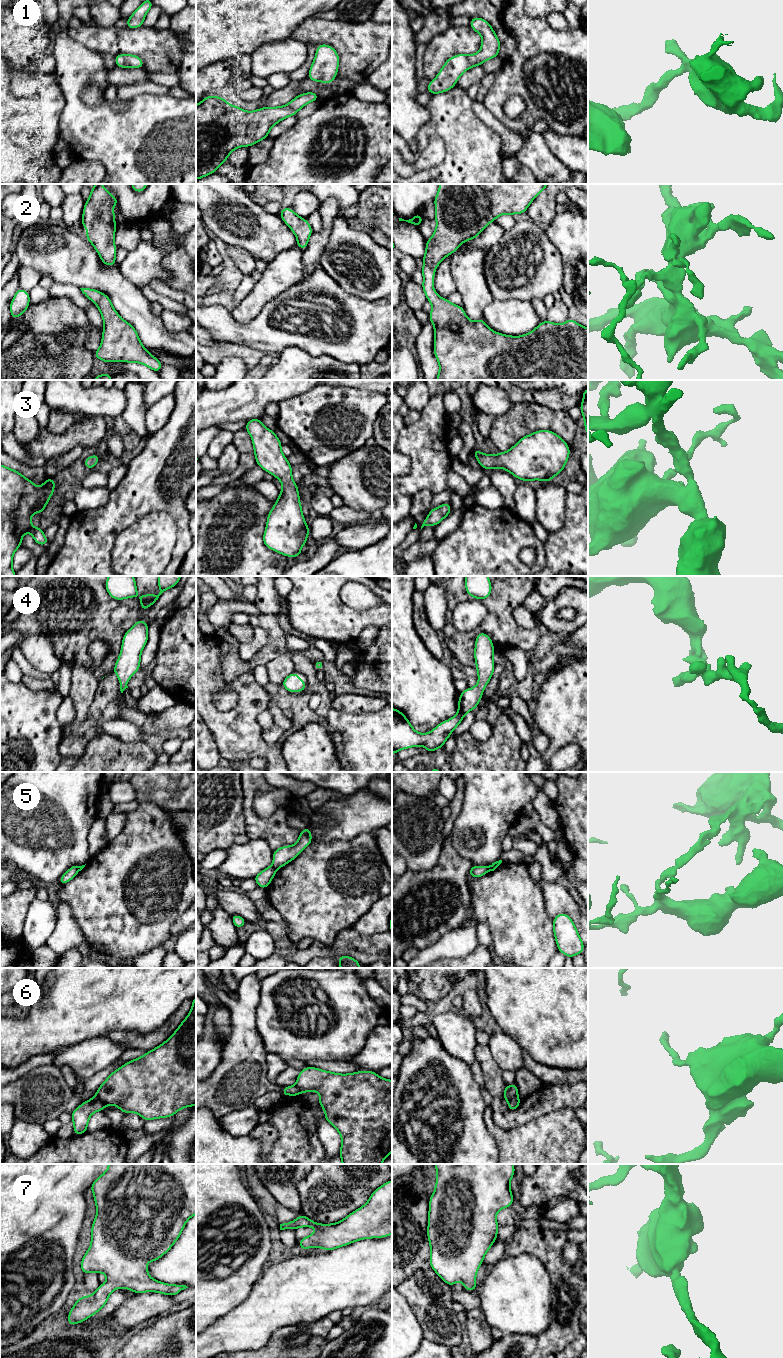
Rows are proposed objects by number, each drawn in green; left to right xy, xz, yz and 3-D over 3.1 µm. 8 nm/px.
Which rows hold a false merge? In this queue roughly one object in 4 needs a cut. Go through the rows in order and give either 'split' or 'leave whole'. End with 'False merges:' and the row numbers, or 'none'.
1: leave whole
2: leave whole
3: leave whole
4: leave whole
5: split
6: split
7: leave whole
False merges: 5, 6

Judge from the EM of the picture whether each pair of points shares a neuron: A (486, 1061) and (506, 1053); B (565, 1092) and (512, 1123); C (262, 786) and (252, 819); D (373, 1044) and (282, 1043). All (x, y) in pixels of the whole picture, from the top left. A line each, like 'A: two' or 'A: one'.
A: two
B: one
C: one
D: two

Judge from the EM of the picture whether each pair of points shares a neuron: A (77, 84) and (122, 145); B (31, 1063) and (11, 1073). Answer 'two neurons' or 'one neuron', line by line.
A: one neuron
B: one neuron

